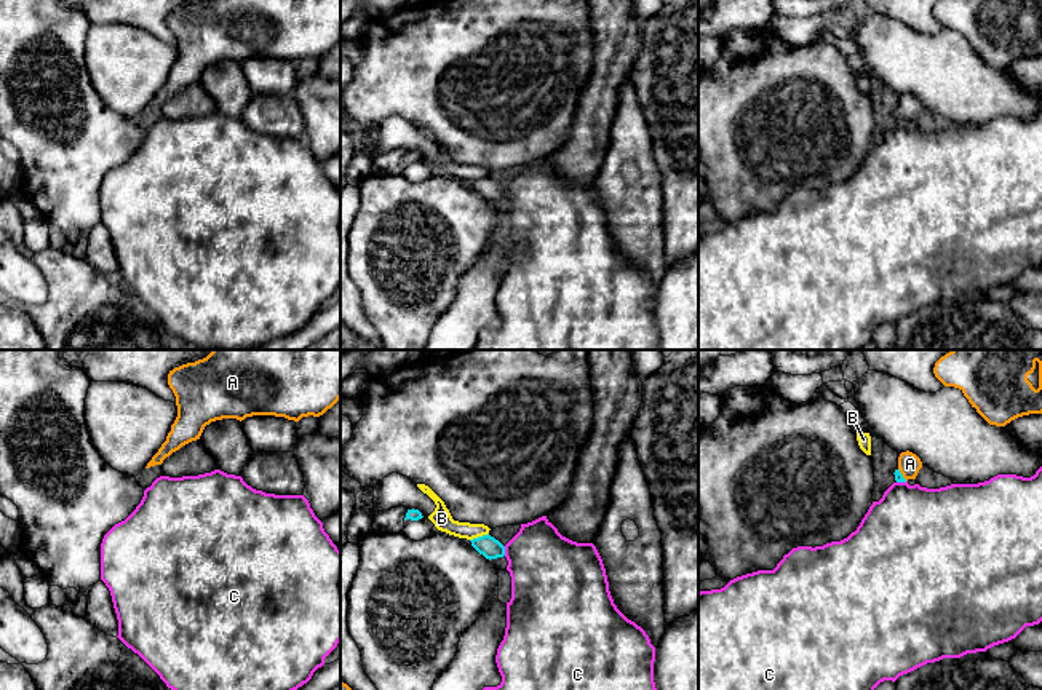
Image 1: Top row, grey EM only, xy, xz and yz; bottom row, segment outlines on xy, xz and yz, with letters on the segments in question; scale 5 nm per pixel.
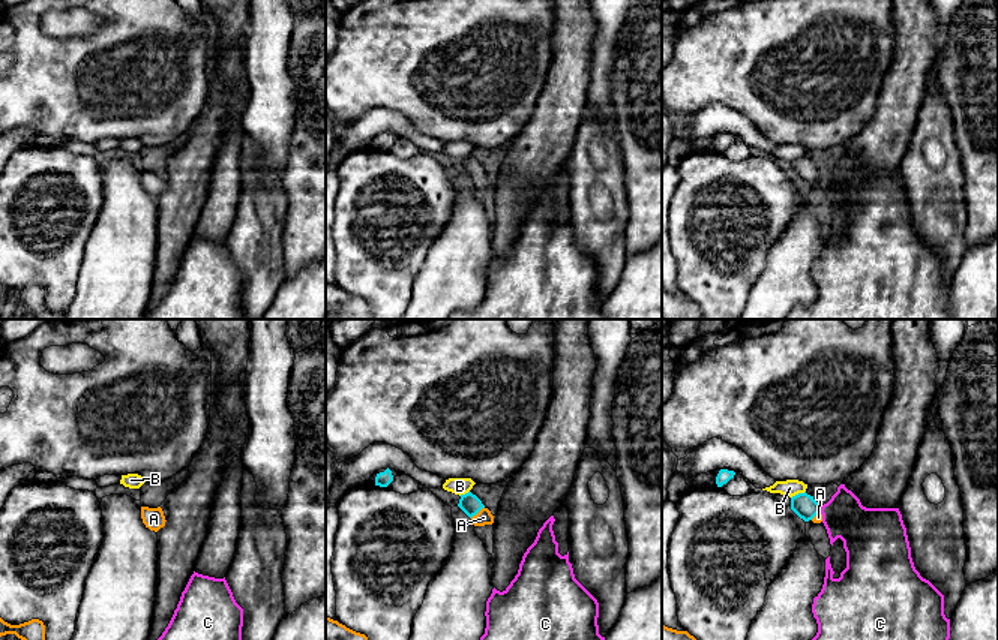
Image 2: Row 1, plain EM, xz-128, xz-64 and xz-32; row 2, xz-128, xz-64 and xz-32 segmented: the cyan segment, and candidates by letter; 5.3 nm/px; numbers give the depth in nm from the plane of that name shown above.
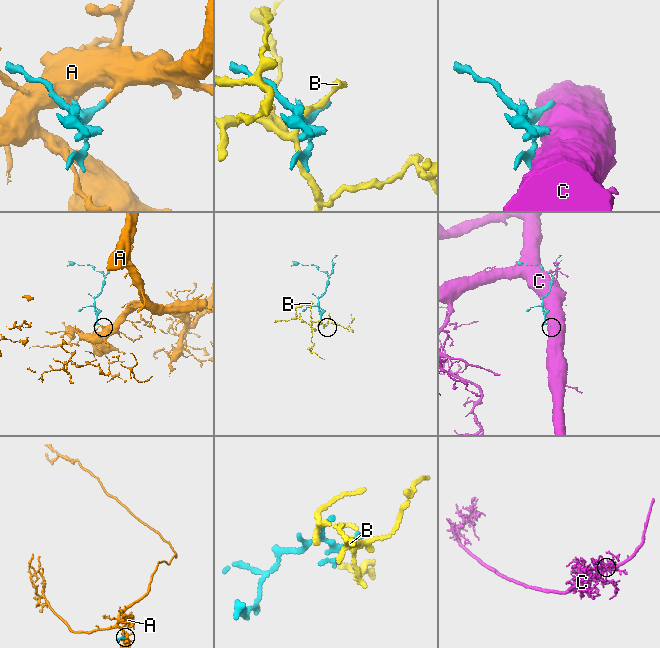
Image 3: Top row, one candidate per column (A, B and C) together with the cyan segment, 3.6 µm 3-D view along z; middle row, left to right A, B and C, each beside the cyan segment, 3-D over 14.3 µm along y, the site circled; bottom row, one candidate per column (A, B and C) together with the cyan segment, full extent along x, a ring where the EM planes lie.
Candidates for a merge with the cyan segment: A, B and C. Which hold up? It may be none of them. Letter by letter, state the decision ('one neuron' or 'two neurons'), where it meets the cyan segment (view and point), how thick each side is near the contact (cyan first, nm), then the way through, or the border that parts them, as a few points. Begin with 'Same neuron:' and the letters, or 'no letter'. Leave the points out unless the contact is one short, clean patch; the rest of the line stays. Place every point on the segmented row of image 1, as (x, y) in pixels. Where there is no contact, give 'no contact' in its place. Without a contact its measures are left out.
Same neuron: A
A: one neuron; meets cyan in yz at (902, 475); 50 nm thick on the cyan side, 110 nm on the other; runs through yz (898, 476), (902, 475), (910, 463)
B: two neurons; meets cyan in xz at (478, 537); 110 nm thick on the cyan side, 100 nm on the other
C: two neurons; meets cyan in xz at (504, 551); 110 nm thick on the cyan side, 380 nm on the other

